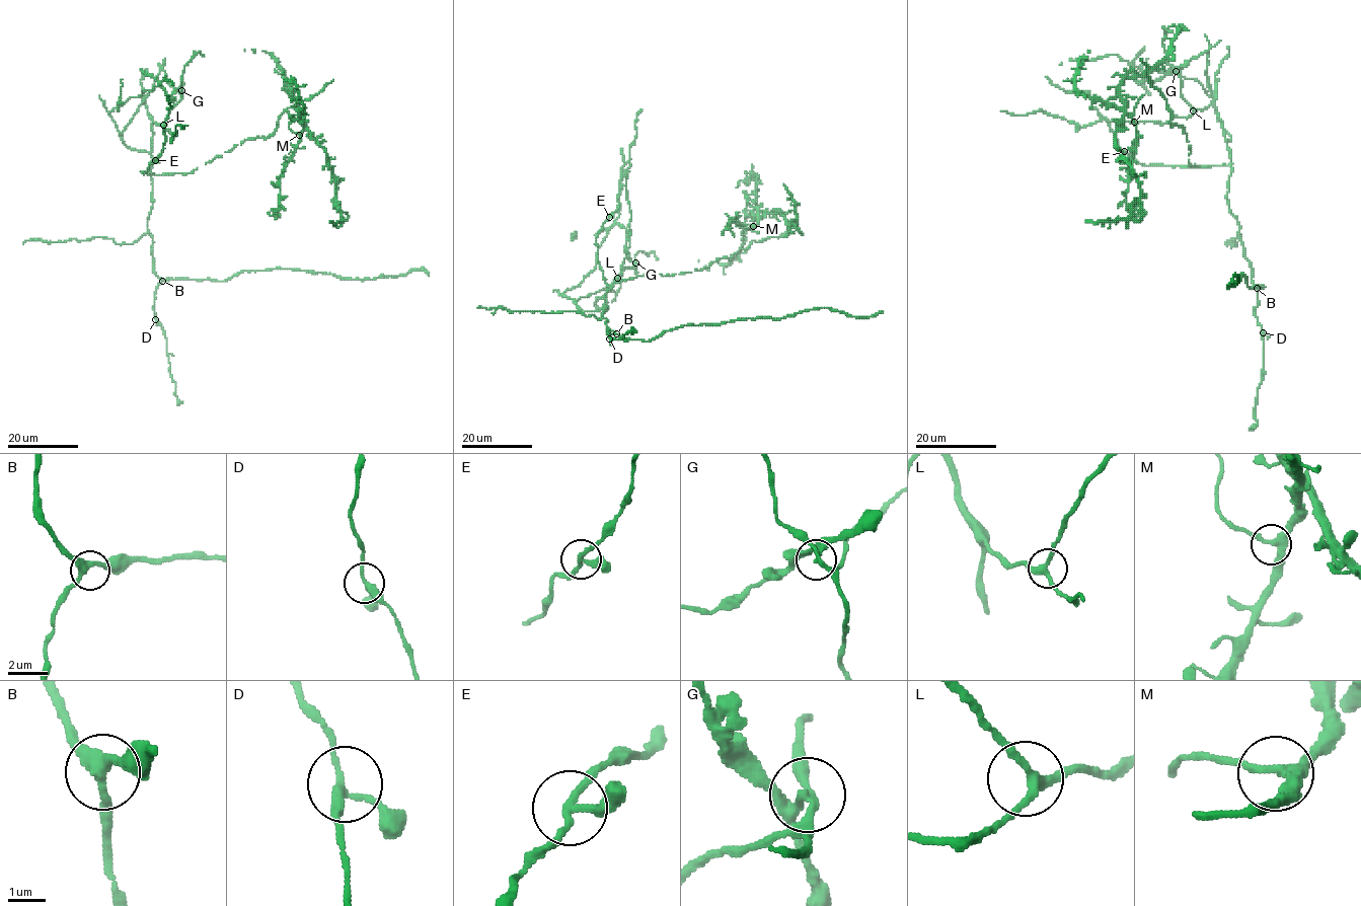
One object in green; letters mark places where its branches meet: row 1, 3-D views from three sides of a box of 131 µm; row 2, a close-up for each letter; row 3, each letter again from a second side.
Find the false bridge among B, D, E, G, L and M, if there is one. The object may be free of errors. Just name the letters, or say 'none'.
G

